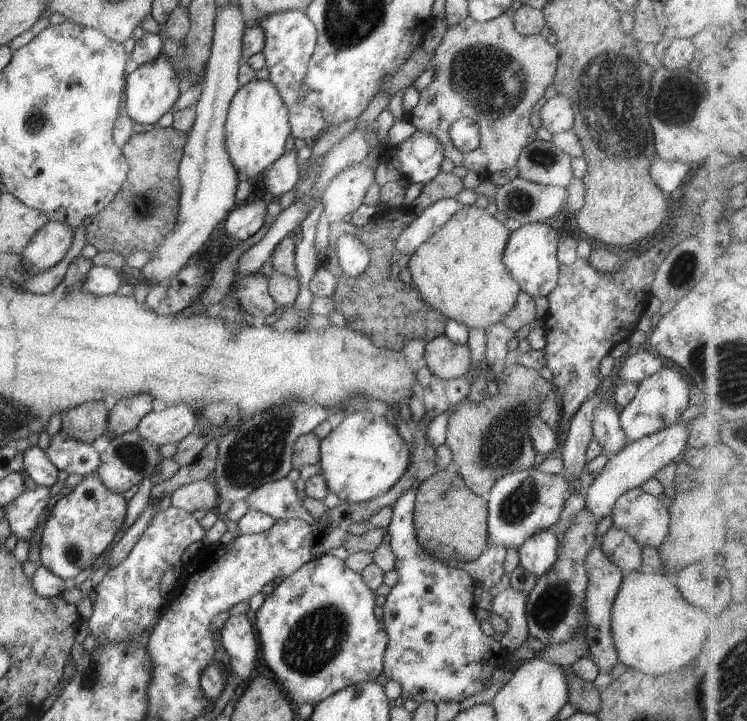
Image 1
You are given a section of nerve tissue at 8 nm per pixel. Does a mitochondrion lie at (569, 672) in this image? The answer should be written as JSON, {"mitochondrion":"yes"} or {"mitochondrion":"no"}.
{"mitochondrion":"no"}

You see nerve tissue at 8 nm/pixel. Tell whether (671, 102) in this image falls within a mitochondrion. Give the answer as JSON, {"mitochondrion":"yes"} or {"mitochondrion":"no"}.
{"mitochondrion":"yes"}

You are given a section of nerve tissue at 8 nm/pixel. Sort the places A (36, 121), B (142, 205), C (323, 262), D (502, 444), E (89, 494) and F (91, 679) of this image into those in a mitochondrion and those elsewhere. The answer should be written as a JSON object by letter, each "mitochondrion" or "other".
{"A":"mitochondrion","B":"mitochondrion","C":"other","D":"mitochondrion","E":"other","F":"mitochondrion"}

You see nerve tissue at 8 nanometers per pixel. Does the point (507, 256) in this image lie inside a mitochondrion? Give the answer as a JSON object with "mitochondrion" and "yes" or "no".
{"mitochondrion":"no"}

